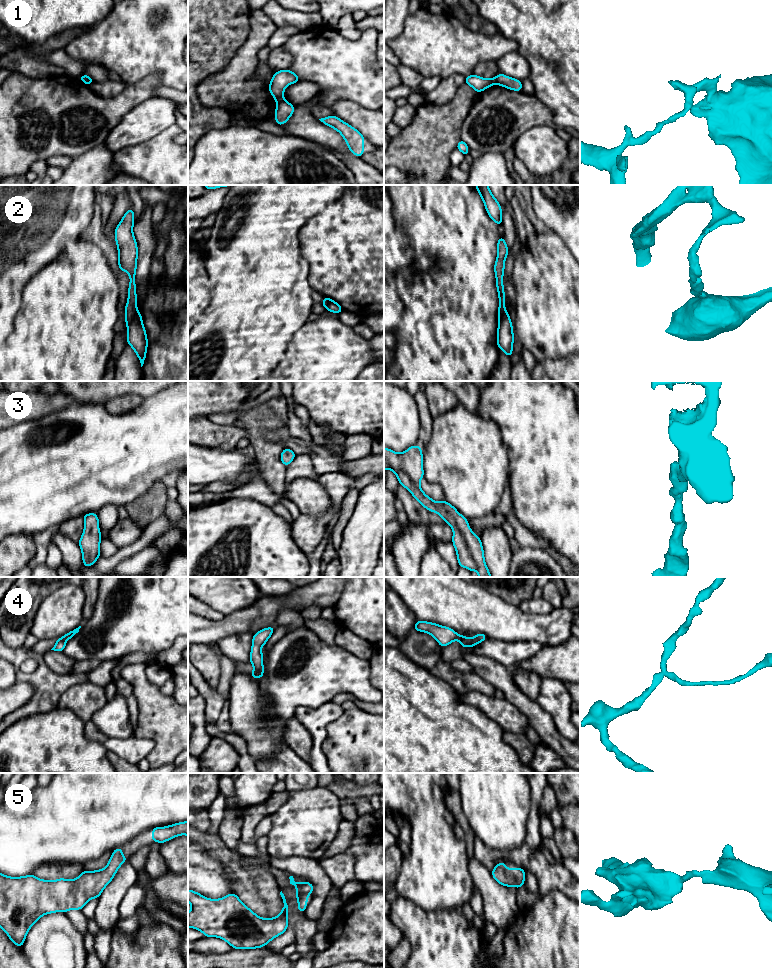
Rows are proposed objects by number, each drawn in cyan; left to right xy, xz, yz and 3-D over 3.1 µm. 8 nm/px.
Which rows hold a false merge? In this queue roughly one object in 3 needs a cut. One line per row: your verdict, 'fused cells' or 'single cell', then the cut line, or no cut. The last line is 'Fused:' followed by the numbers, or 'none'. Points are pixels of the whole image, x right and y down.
1: fused cells | yz (495, 77), (496, 83)
2: fused cells | xy (138, 312), (127, 324)
3: single cell | no cut
4: fused cells | yz (474, 636), (479, 641)
5: single cell | no cut
Fused: 1, 2, 4

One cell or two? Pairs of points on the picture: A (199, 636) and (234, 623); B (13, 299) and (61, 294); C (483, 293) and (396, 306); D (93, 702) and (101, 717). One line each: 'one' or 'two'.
A: one
B: two
C: two
D: two

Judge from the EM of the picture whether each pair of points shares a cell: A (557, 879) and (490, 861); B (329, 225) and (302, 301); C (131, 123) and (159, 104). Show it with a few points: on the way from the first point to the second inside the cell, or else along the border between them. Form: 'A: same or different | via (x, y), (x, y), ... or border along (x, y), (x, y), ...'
A: same | via (540, 867), (534, 861), (523, 856), (507, 856)
B: different | border along (303, 258), (309, 264), (308, 281), (314, 290)
C: same | via (138, 123), (152, 111)

